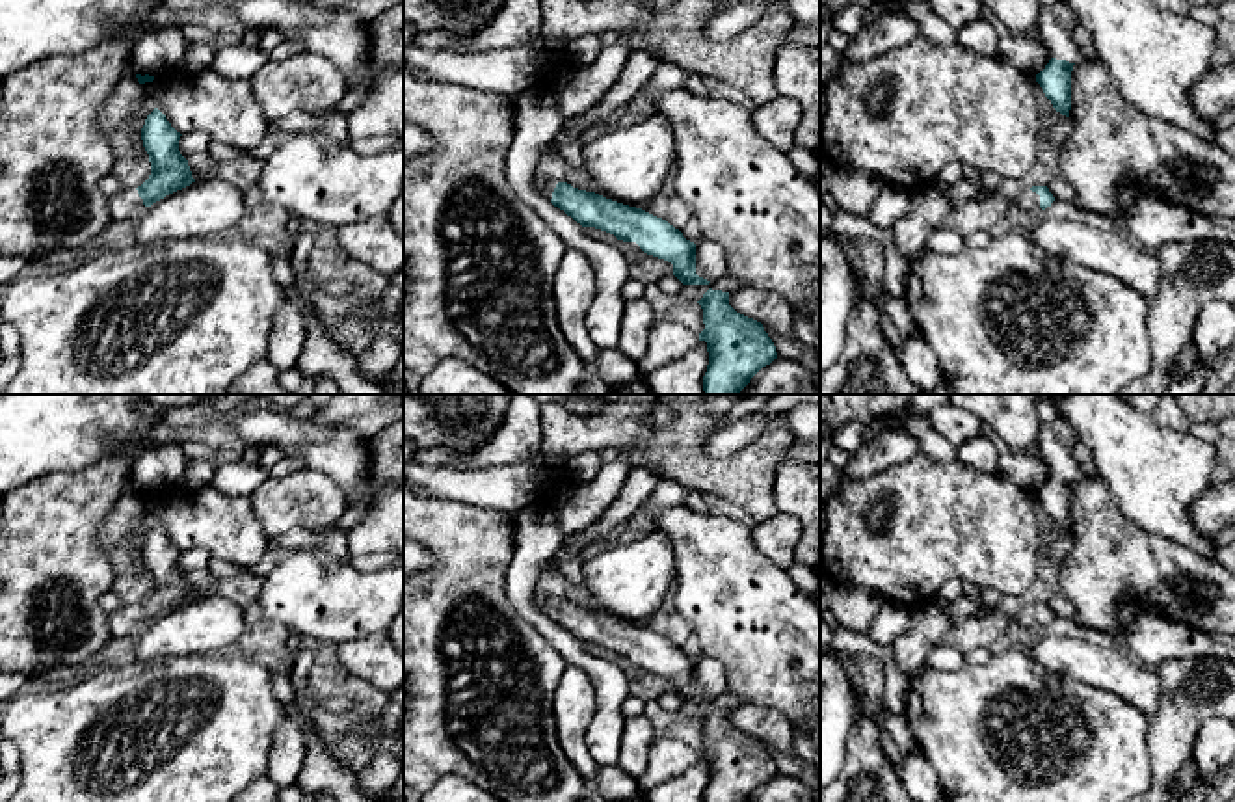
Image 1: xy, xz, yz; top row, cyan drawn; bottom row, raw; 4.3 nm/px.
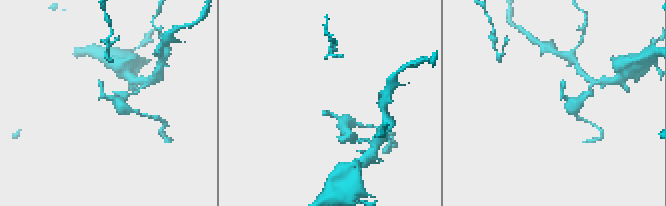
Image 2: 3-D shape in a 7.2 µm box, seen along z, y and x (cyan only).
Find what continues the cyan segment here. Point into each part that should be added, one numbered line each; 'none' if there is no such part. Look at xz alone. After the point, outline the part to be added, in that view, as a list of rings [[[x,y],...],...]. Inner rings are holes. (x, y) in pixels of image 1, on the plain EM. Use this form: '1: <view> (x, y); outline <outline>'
1: xz (545, 603); outline [[[534,594],[534,605],[547,616],[552,616],[552,608],[558,599],[547,595],[547,594]]]

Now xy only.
1: xy (125, 620); outline [[[125,605],[110,614],[112,638],[123,638],[132,633],[141,633],[147,623],[136,605]]]

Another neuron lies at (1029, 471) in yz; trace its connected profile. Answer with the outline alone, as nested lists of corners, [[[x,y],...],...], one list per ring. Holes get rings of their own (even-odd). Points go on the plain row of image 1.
[[[1004,450],[997,460],[997,475],[1029,493],[1036,493],[1045,486],[1051,471],[1038,454]]]

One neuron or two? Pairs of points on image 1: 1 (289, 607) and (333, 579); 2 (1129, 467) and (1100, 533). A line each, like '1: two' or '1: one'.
1: one
2: two

